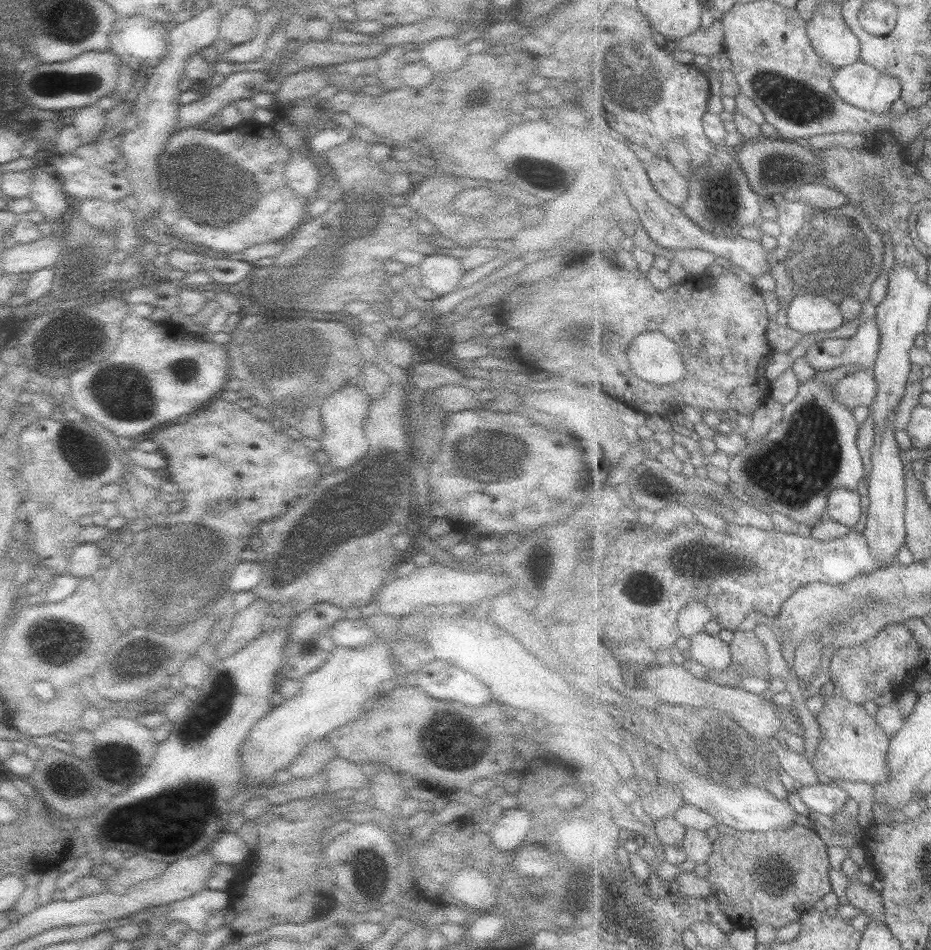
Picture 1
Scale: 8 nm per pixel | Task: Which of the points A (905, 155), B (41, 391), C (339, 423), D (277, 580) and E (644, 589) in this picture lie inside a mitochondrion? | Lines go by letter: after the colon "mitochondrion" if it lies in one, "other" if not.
A: other
B: other
C: other
D: other
E: mitochondrion

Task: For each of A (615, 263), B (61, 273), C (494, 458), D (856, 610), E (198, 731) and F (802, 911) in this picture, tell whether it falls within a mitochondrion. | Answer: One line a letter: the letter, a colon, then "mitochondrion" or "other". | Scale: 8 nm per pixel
A: other
B: other
C: mitochondrion
D: mitochondrion
E: mitochondrion
F: other

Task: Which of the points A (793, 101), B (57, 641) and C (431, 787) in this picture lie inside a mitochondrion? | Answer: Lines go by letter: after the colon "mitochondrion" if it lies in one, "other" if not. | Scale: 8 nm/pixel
A: mitochondrion
B: mitochondrion
C: other

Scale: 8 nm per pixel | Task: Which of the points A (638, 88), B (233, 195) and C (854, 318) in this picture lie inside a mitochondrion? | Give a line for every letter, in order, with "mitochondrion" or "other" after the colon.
A: mitochondrion
B: mitochondrion
C: other

